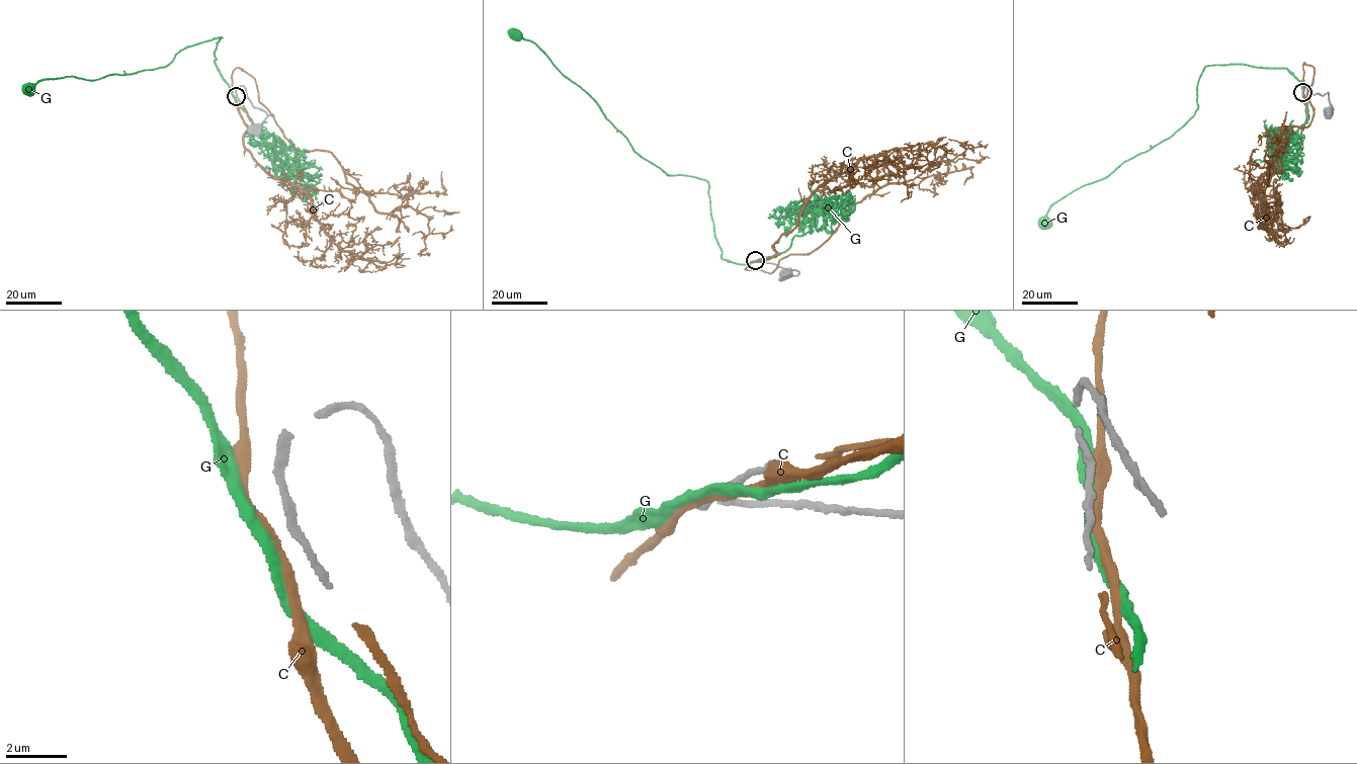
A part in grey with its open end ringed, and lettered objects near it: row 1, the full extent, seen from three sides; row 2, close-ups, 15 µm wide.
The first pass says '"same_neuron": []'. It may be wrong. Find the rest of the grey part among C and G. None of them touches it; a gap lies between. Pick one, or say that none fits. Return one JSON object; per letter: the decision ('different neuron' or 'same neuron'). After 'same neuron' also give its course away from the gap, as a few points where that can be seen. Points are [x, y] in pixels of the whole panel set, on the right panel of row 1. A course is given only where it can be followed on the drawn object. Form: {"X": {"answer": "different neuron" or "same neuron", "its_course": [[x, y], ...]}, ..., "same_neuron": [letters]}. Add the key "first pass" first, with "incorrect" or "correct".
{"first pass": "incorrect", "C": {"answer": "same neuron", "its_course": [[1302, 93], [1304, 62], [1313, 116], [1280, 126], [1281, 171], [1269, 161], [1265, 191], [1277, 199]]}, "G": {"answer": "different neuron"}, "same_neuron": ["C"]}

